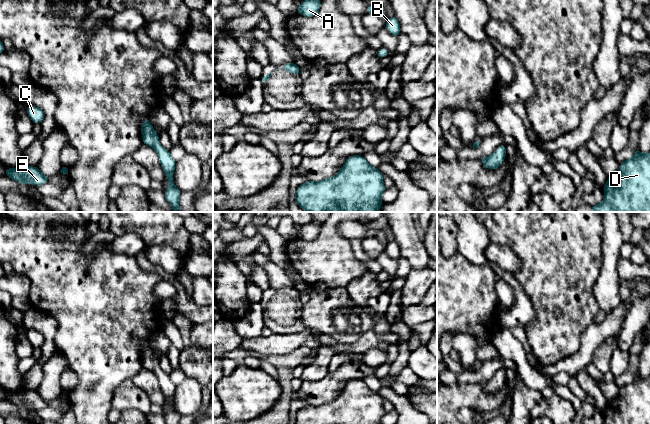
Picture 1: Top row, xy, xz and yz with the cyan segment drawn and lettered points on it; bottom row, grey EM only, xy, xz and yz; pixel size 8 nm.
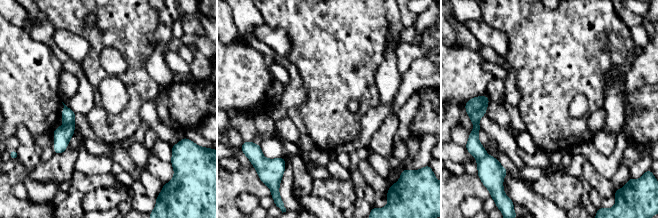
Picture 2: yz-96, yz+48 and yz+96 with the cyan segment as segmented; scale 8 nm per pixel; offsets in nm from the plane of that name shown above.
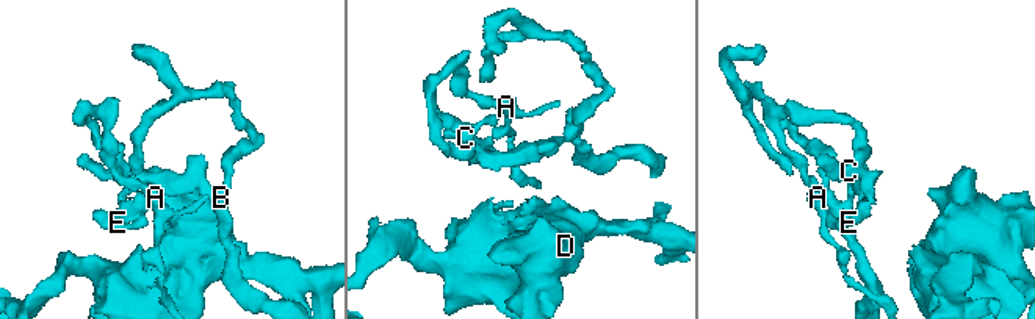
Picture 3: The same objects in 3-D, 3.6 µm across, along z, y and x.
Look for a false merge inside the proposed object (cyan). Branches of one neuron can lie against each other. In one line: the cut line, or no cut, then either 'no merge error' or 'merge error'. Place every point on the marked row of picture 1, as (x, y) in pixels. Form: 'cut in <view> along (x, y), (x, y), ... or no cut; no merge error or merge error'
no cut; no merge error

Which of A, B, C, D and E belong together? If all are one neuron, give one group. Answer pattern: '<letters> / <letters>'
A B C D E

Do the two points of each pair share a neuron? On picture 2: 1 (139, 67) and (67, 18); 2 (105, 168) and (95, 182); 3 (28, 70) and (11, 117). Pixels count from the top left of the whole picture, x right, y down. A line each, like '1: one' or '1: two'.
1: one
2: two
3: one

